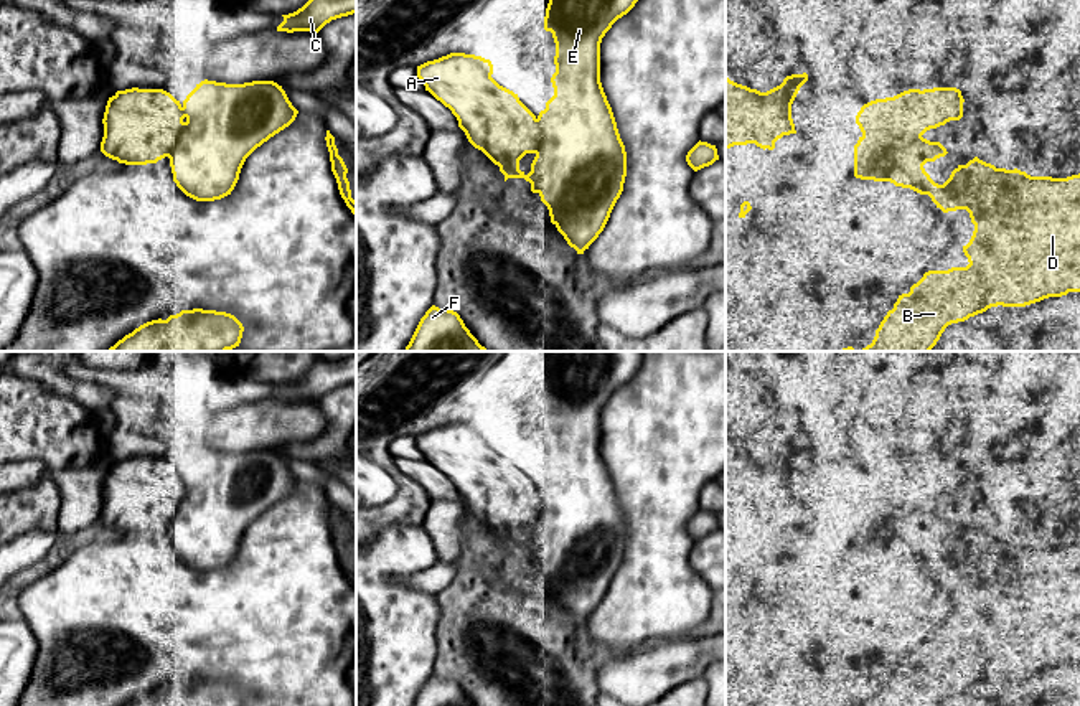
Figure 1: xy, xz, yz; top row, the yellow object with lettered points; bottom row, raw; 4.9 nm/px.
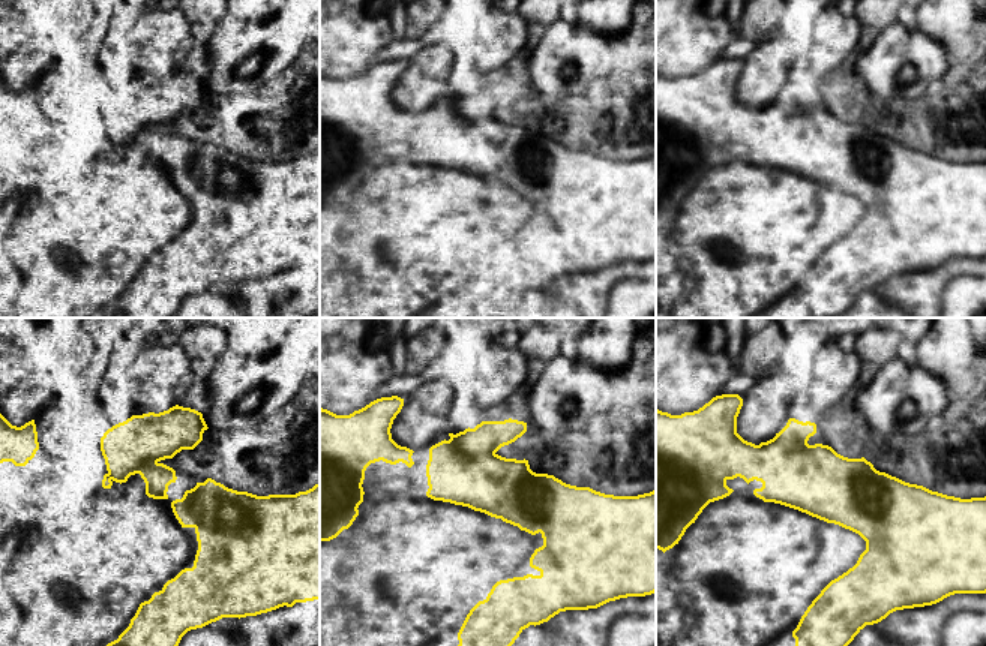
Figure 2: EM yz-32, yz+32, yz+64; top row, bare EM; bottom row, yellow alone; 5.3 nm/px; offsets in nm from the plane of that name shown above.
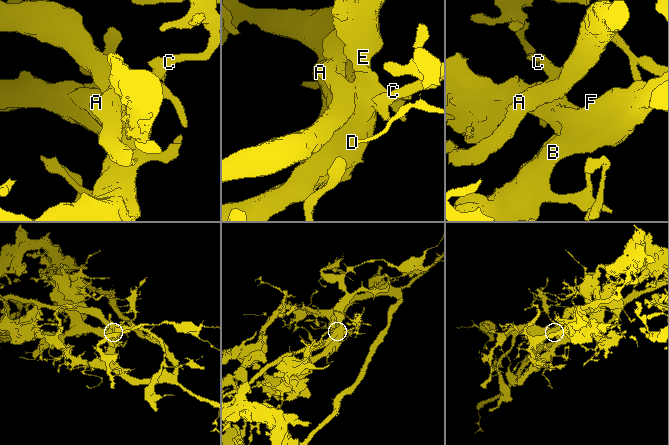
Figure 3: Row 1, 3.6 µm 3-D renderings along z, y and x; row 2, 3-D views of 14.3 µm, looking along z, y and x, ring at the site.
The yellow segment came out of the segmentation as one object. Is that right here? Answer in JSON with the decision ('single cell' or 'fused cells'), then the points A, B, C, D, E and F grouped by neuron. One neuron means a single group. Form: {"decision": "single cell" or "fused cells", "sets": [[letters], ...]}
{"decision": "fused cells", "sets": [["A"], ["B", "C", "D", "E", "F"]]}

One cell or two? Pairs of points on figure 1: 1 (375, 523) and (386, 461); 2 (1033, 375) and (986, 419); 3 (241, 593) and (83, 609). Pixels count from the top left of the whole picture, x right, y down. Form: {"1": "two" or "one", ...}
{"1": "one", "2": "two", "3": "one"}

